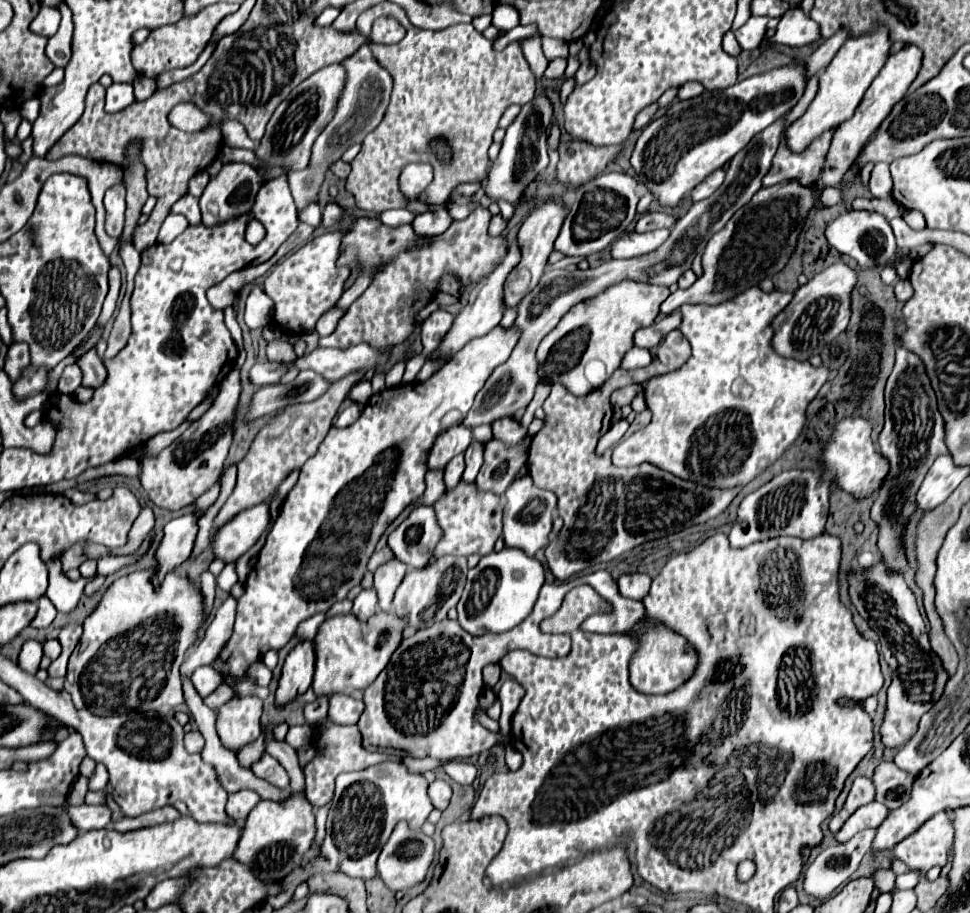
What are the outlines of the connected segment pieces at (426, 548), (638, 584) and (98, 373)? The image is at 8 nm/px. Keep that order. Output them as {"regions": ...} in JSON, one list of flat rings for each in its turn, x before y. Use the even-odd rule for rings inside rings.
{"regions":[[[417,507,391,535,389,547,395,557,413,569,423,569,441,541,441,527,433,507]],[[633,573,633,575,621,575,617,579,617,585,619,585,619,591,625,595,625,597,631,597,631,599,643,599,647,593,649,593,649,587,651,587,651,577,647,573]],[[95,347,89,349,85,355,81,355,77,359,77,365,83,371,83,385,85,387,99,387,103,383,105,367,103,367,103,361,97,357]]]}

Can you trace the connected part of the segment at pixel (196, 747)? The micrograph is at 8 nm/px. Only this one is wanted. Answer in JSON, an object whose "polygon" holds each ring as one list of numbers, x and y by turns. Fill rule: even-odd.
{"polygon":[[199,731,185,733,185,739,183,741,185,741,185,749,189,753,199,753,203,749,203,745,205,745,205,739,203,739,203,735]]}

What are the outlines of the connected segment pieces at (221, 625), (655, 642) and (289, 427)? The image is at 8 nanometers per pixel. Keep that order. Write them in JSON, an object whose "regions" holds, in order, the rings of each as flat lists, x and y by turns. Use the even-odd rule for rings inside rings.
{"regions":[[[229,597,215,613,215,619,205,631,203,641,197,645,197,649,187,657,187,661,181,665,181,677,191,675,199,665,209,665,217,659,225,643,229,641,233,633,233,623,235,623,235,605,237,601]],[[661,625,647,627,631,663,631,681,633,687,639,687,639,691,643,693,667,693,679,687,685,679,689,679,689,675,693,675,695,671,695,665,697,655,683,637]],[[357,375,357,379,341,379,341,381,333,383,331,389,323,397,319,397,317,401,287,407,283,413,279,413,275,419,271,419,269,425,265,425,259,431,259,435,255,437,249,453,237,465,239,467,237,485,235,485,233,495,227,499,227,503,223,505,219,515,215,517,215,527,213,527,215,533,225,523,229,523,235,515,239,515,241,511,245,511,249,507,255,507,255,505,267,501,269,497,273,497,277,493,279,485,287,479,287,475,293,469,303,467,305,461,317,453,319,443,325,439,327,431,333,425,333,417,335,417,341,401,347,397,351,385,355,381,359,381,361,377,363,375]]]}

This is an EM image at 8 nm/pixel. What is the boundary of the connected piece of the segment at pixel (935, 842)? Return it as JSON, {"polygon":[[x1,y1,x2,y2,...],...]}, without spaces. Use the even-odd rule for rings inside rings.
{"polygon":[[945,813,927,819,915,833,893,847,895,857,905,861,911,869,929,871,933,865,945,865,953,845,953,823]]}

